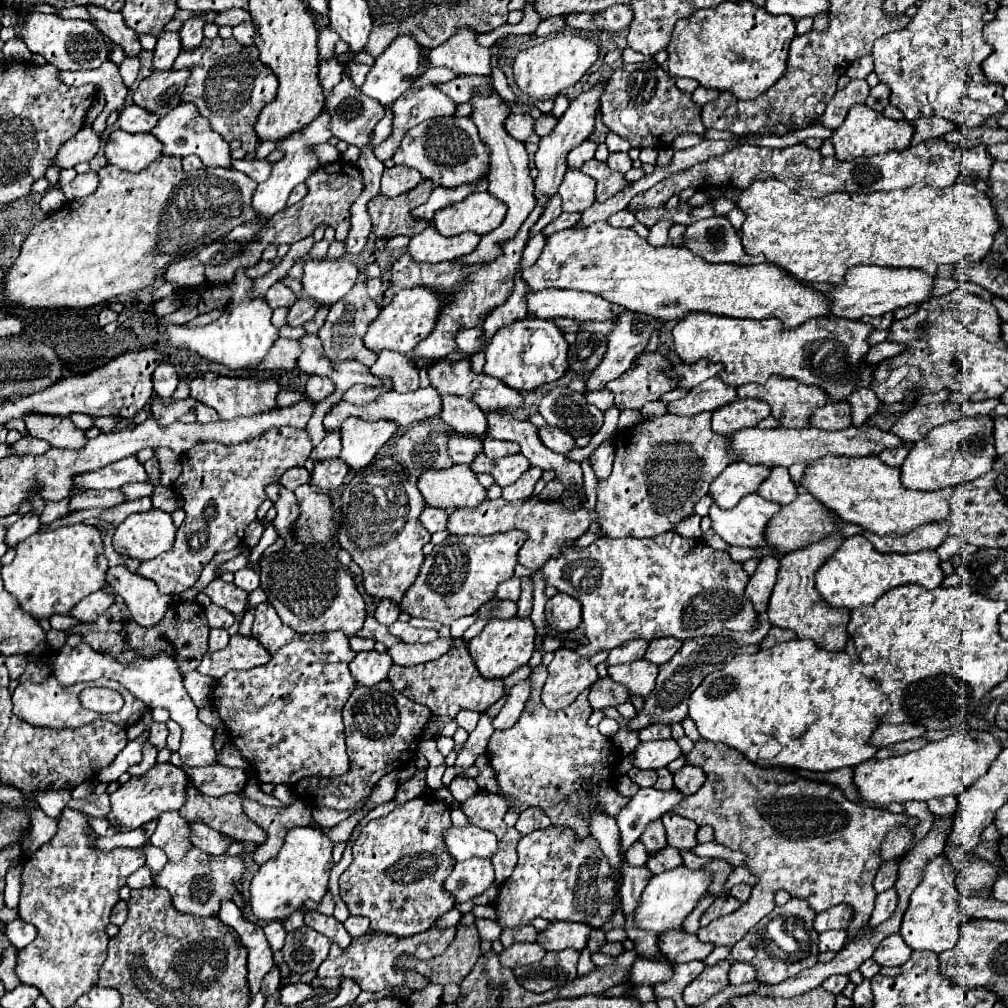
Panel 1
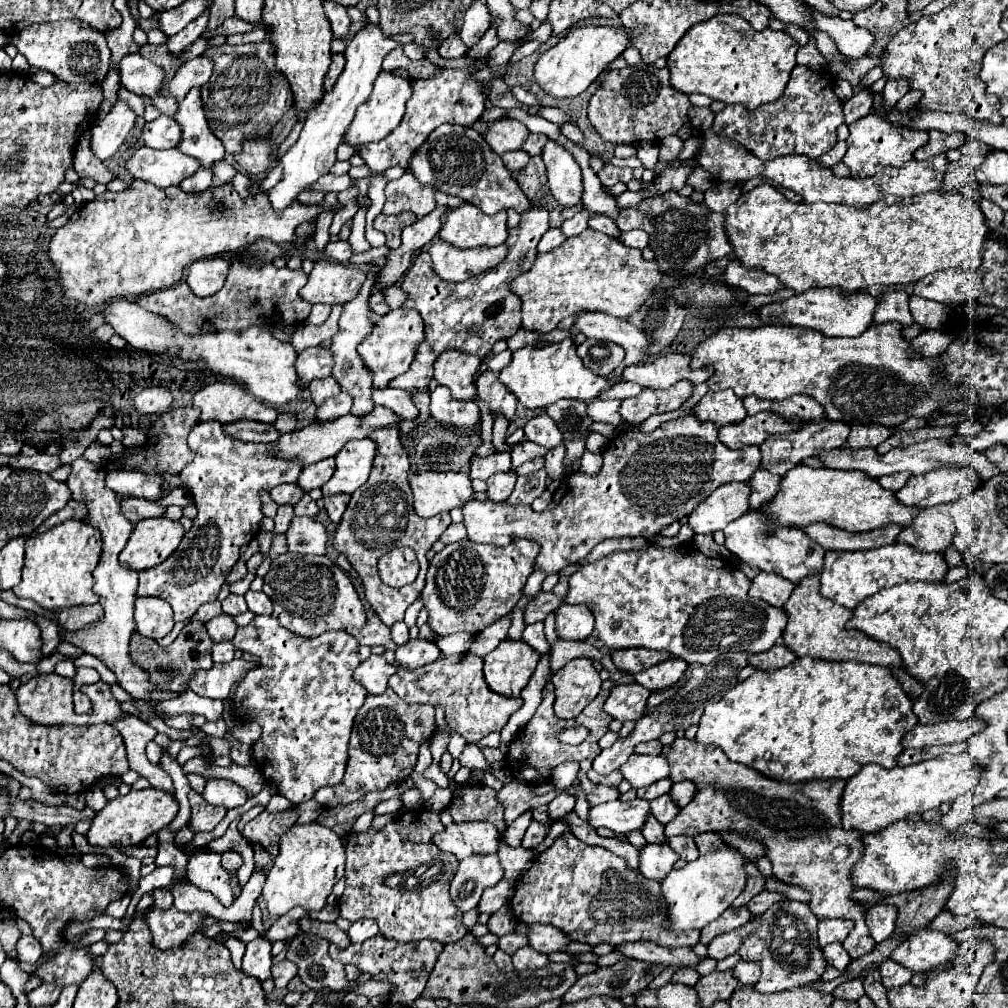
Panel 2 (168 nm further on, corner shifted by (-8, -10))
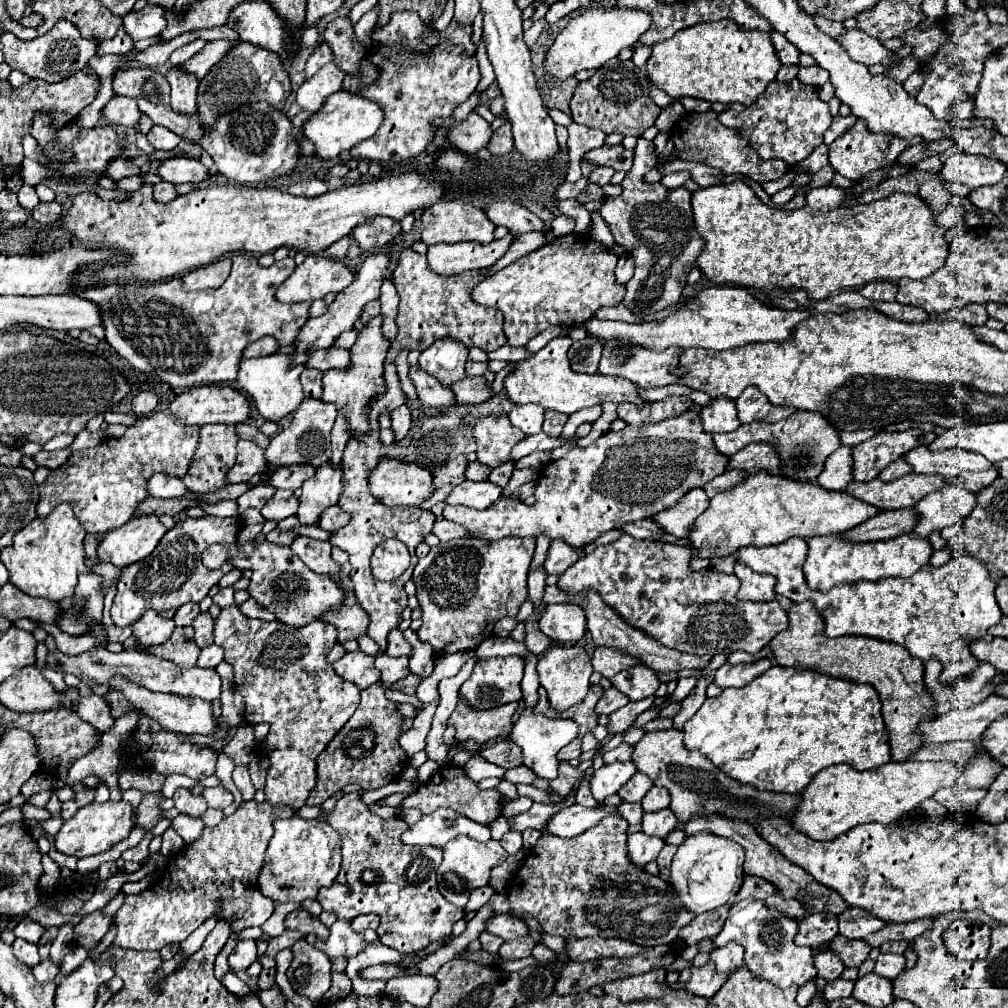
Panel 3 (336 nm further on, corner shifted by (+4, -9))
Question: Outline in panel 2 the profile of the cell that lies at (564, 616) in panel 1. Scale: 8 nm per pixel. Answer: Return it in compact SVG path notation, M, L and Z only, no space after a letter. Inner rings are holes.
M562 603L556 609L556 633L560 639L584 641L594 629L594 617L586 605Z

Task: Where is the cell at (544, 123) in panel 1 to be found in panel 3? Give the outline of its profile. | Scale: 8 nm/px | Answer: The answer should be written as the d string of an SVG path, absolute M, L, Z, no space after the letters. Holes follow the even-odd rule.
M502 124L498 130L494 130L494 136L490 138L488 146L486 146L494 156L506 156L514 150L514 140L512 140L512 132L510 132L510 124Z

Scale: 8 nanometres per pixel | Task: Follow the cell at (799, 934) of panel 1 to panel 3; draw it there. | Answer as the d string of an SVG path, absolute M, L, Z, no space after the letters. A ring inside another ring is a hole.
M740 900L732 904L728 918L724 922L722 932L716 936L716 946L724 946L728 942L738 942L744 946L744 964L762 980L774 982L780 988L784 986L802 986L808 980L816 978L816 966L812 958L812 948L802 948L794 944L794 936L798 932L798 922L782 916L764 906L762 900Z

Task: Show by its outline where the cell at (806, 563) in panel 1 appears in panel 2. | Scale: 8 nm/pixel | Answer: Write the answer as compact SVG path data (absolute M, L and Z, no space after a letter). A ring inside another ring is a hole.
M820 571L812 573L810 577L804 577L784 605L788 623L782 633L782 639L798 657L808 655L814 659L824 659L824 661L856 661L856 663L904 667L898 653L894 653L894 649L890 649L888 645L874 643L870 637L866 637L860 631L854 631L854 629L846 631L846 623L852 617L852 611L822 597L818 587L820 587Z

